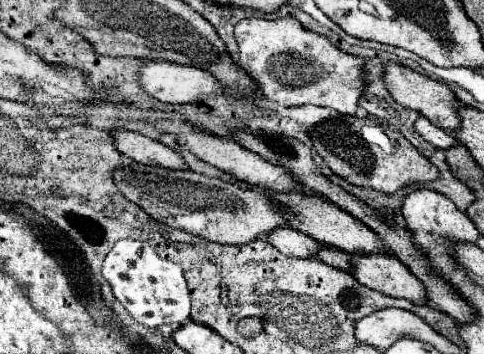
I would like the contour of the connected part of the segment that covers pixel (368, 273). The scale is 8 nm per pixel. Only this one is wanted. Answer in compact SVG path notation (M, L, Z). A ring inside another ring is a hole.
M352 253L350 263L354 279L362 285L386 295L404 297L412 303L428 303L422 281L414 279L414 275L394 255Z

